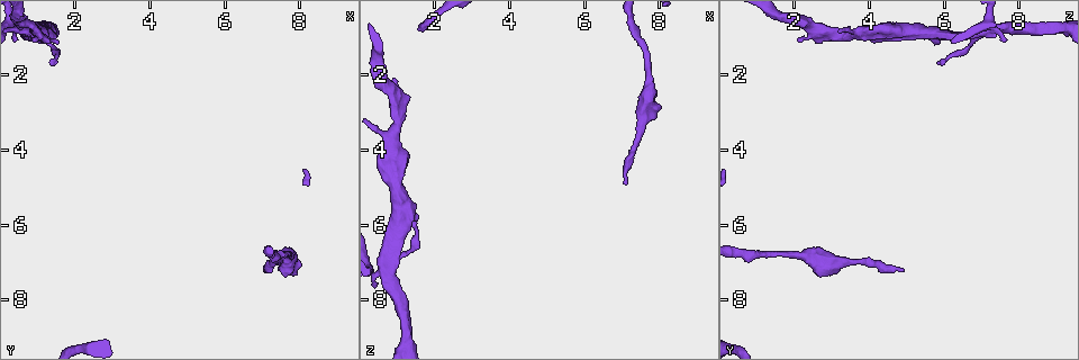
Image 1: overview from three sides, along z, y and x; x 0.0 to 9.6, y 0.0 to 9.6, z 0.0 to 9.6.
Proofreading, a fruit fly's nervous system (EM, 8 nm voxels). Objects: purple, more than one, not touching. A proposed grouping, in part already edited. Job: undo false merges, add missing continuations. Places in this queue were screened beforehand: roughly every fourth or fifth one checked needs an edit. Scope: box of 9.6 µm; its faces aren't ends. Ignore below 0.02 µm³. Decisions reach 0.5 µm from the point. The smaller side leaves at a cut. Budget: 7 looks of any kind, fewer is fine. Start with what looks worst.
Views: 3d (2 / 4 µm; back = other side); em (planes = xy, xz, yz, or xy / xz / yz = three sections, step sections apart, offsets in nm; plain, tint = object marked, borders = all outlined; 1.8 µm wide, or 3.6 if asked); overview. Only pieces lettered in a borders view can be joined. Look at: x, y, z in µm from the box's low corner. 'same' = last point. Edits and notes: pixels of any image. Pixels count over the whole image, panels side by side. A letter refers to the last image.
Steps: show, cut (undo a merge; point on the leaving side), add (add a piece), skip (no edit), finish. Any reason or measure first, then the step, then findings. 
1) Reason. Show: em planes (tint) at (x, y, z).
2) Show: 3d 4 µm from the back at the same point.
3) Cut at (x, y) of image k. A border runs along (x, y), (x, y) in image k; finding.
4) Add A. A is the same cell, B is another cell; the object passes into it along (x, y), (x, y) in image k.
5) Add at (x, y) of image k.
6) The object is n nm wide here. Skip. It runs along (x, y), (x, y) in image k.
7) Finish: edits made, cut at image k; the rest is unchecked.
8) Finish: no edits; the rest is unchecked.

Calibre changes. Show: em yz step 8 (borders) at (0.65, 0.75, 7.35).

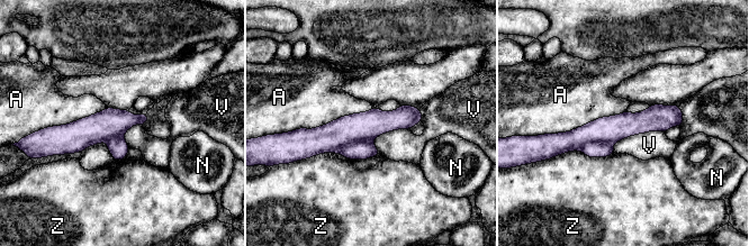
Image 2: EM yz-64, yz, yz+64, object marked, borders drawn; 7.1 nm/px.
Cut at (362, 149) of image 2. A, N, V and Z are other cells; a border runs along (371, 138), (344, 144), (334, 152) in image 2; a second neuron is stuck on.

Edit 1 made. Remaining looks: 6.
An open end. Show: 3d 2 µm at (1.50, 1.10, 5.75).

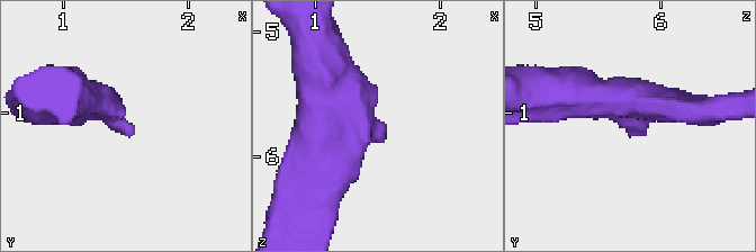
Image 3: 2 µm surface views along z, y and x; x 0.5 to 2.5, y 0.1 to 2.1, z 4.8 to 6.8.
Show: em planes (tint) at (1.54, 1.12, 5.76).

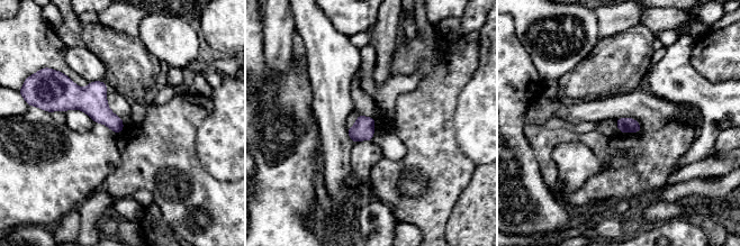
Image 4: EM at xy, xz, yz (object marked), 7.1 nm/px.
What lies round it. Show: em planes (borders) at the same point.

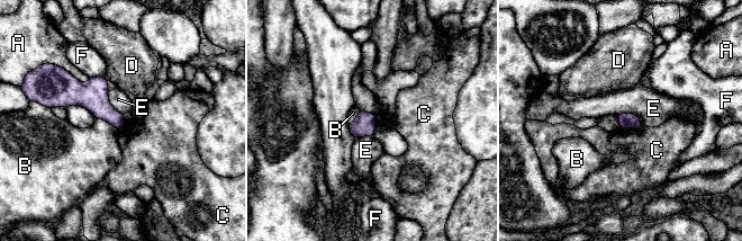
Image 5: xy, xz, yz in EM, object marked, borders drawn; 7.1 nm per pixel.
Skip. A, B, C, D, E and F are other cells; no lettered piece goes on from it.

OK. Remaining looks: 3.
An open end. Show: em xz step 8 (tint) at (1.30, 1.10, 2.45).

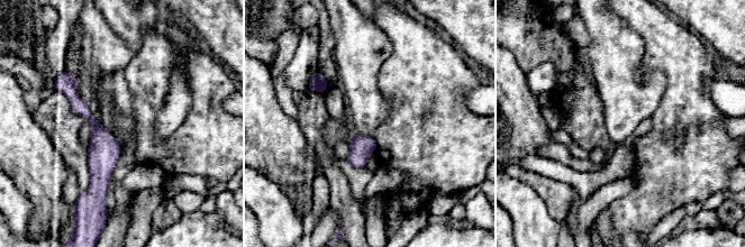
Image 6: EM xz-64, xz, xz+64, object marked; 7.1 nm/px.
Cut it another way. Show: em planes (tint) at the same point.

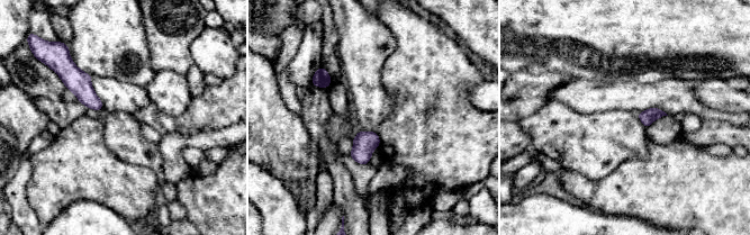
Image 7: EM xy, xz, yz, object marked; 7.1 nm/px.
What lies round it. Show: em planes (borders) at the same point.

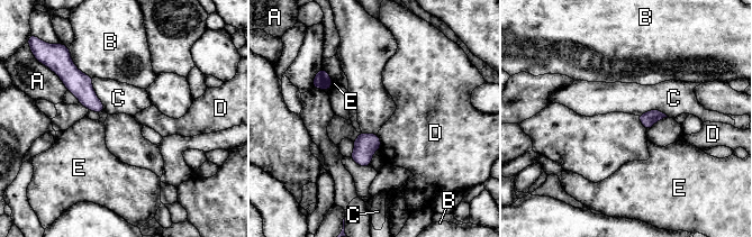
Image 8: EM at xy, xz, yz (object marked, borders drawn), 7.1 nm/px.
Skip. A, B, C, D and E are other cells; a border runs along (92, 78), (92, 89), (103, 109) in image 8; none of them fits.

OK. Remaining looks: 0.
Finish: edits made, cut at image 2; the rest is unchecked.

